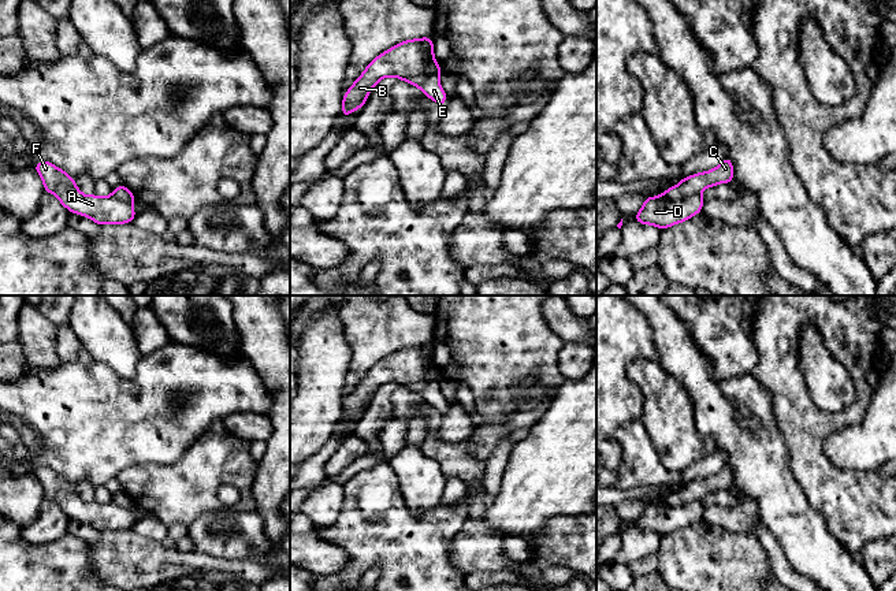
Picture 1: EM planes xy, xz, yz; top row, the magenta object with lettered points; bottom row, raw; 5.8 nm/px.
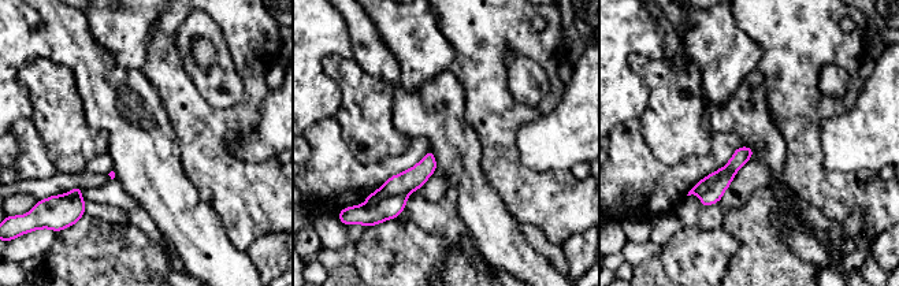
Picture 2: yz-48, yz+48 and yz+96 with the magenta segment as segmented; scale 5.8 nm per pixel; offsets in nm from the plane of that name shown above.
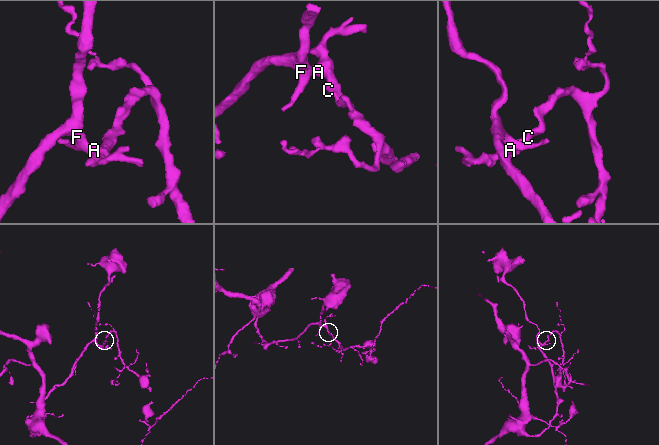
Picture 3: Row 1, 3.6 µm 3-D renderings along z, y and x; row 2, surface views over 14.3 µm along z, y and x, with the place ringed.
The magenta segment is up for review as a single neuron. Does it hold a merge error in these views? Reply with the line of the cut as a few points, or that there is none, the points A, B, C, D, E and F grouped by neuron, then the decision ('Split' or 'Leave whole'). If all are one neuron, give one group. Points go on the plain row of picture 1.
Split along yz (664, 500), (670, 505), (684, 505), (698, 500). Groups: A B D E F / C. Split

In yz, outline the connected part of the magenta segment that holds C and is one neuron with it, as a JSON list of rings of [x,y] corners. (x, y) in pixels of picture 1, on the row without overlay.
[[[725,464],[724,468],[706,479],[698,479],[687,483],[678,488],[677,492],[670,492],[665,501],[670,506],[681,506],[699,501],[702,497],[715,492],[718,490],[728,490],[733,487],[732,467]]]

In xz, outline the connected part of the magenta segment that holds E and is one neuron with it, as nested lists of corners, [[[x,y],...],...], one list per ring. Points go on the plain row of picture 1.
[[[431,343],[406,346],[376,363],[343,401],[342,423],[363,415],[368,399],[375,391],[387,383],[397,383],[417,393],[428,405],[440,413],[445,412],[446,398],[442,395],[439,383],[428,378],[435,367]]]

